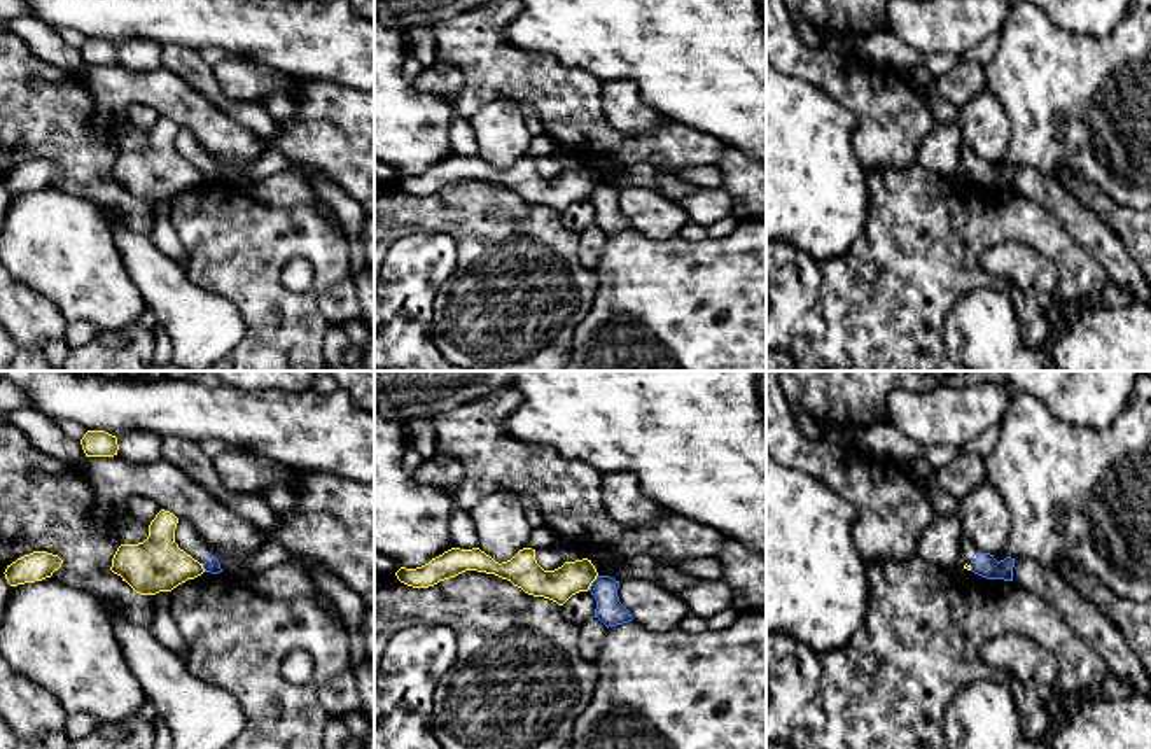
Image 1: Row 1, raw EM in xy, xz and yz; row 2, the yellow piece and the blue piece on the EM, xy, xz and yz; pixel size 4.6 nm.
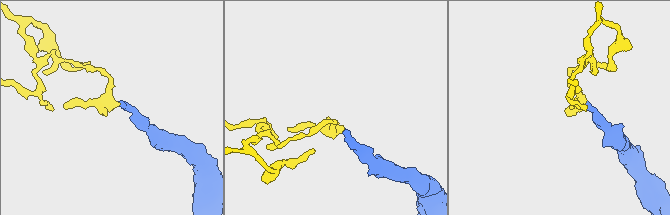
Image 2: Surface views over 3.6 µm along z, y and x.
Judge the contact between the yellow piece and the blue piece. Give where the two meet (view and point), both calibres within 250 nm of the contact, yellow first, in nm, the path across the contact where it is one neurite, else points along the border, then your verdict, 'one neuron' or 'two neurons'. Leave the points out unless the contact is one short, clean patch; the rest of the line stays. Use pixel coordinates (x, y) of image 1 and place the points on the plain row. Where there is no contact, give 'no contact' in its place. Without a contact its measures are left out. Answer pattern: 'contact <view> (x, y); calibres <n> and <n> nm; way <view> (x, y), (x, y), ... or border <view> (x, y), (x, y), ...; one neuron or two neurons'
contact xz (593, 188); calibres 150 and 120 nm; border xz (597, 182), (588, 196); two neurons

